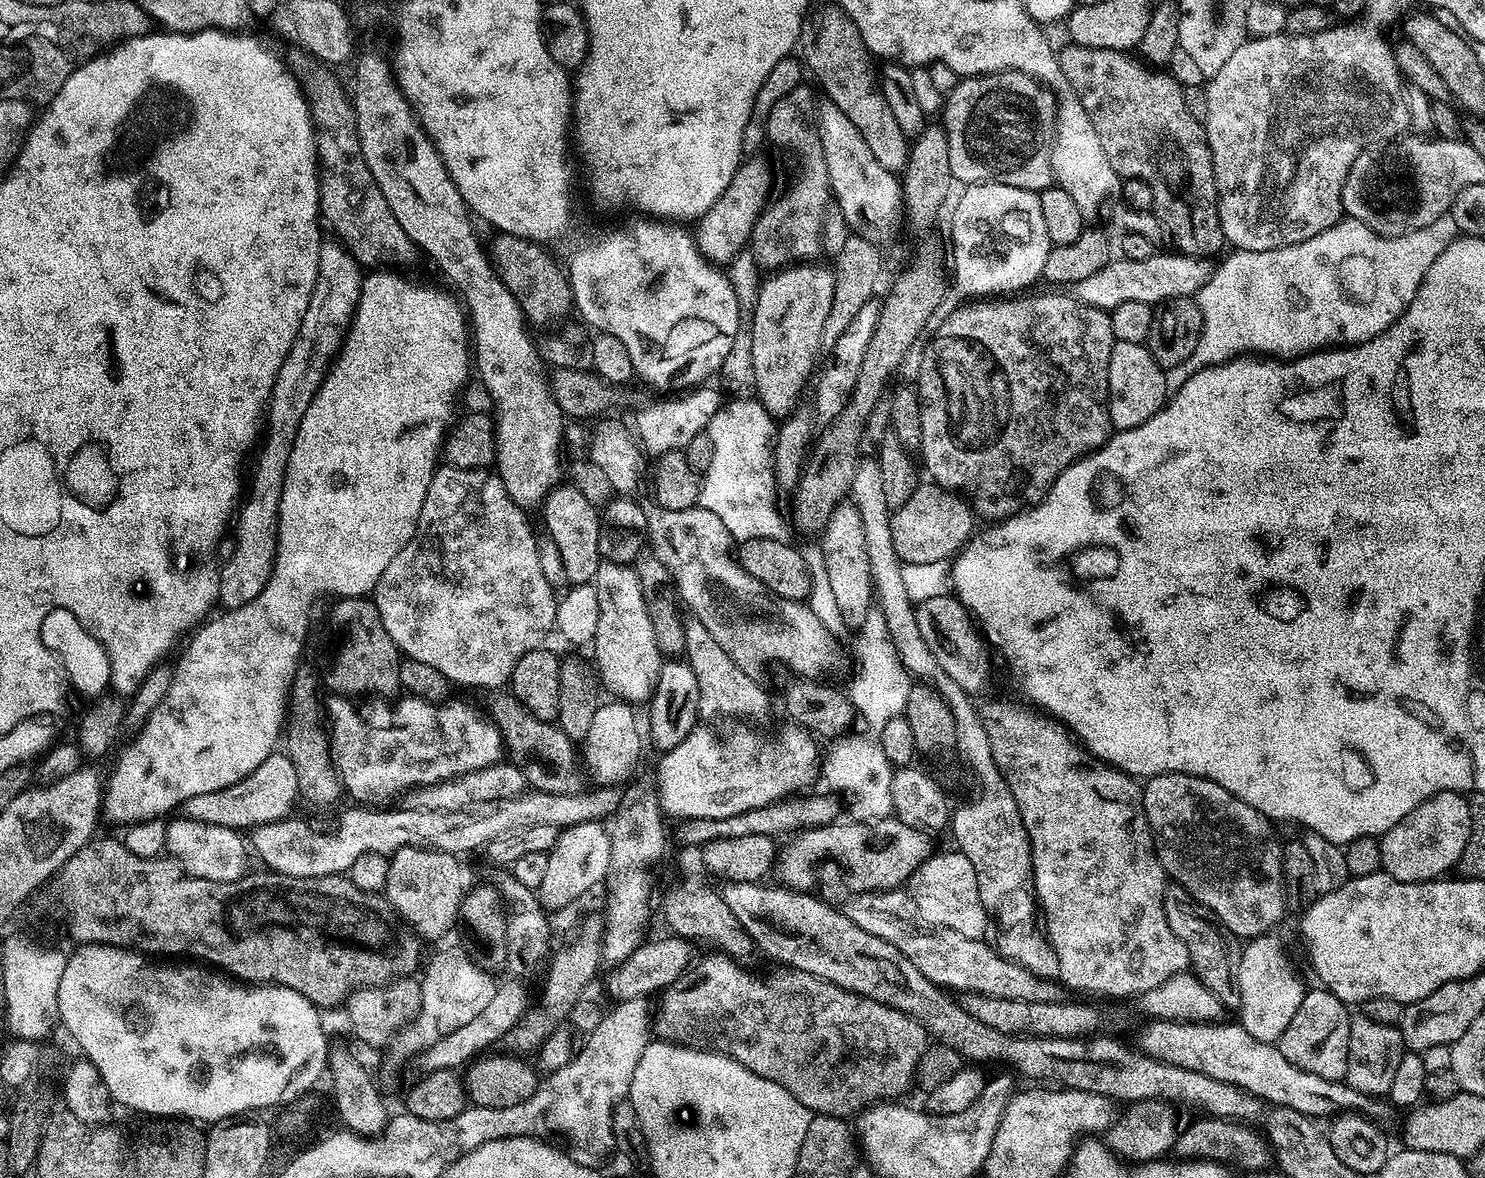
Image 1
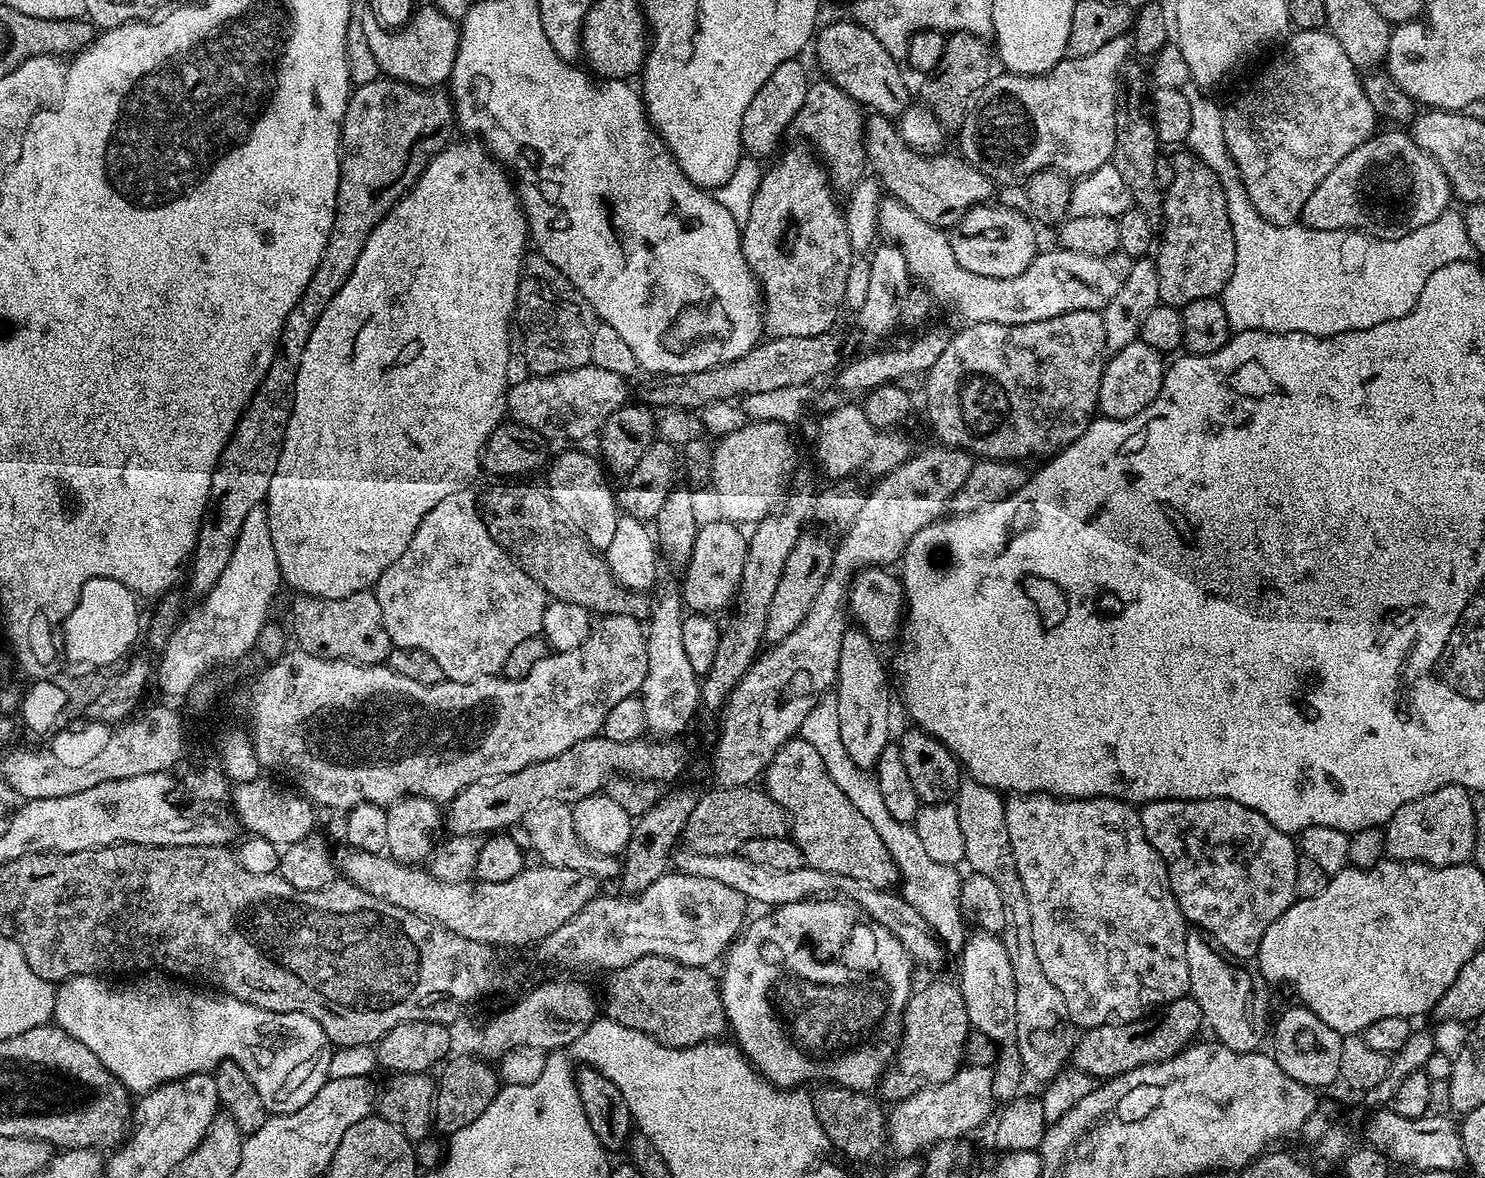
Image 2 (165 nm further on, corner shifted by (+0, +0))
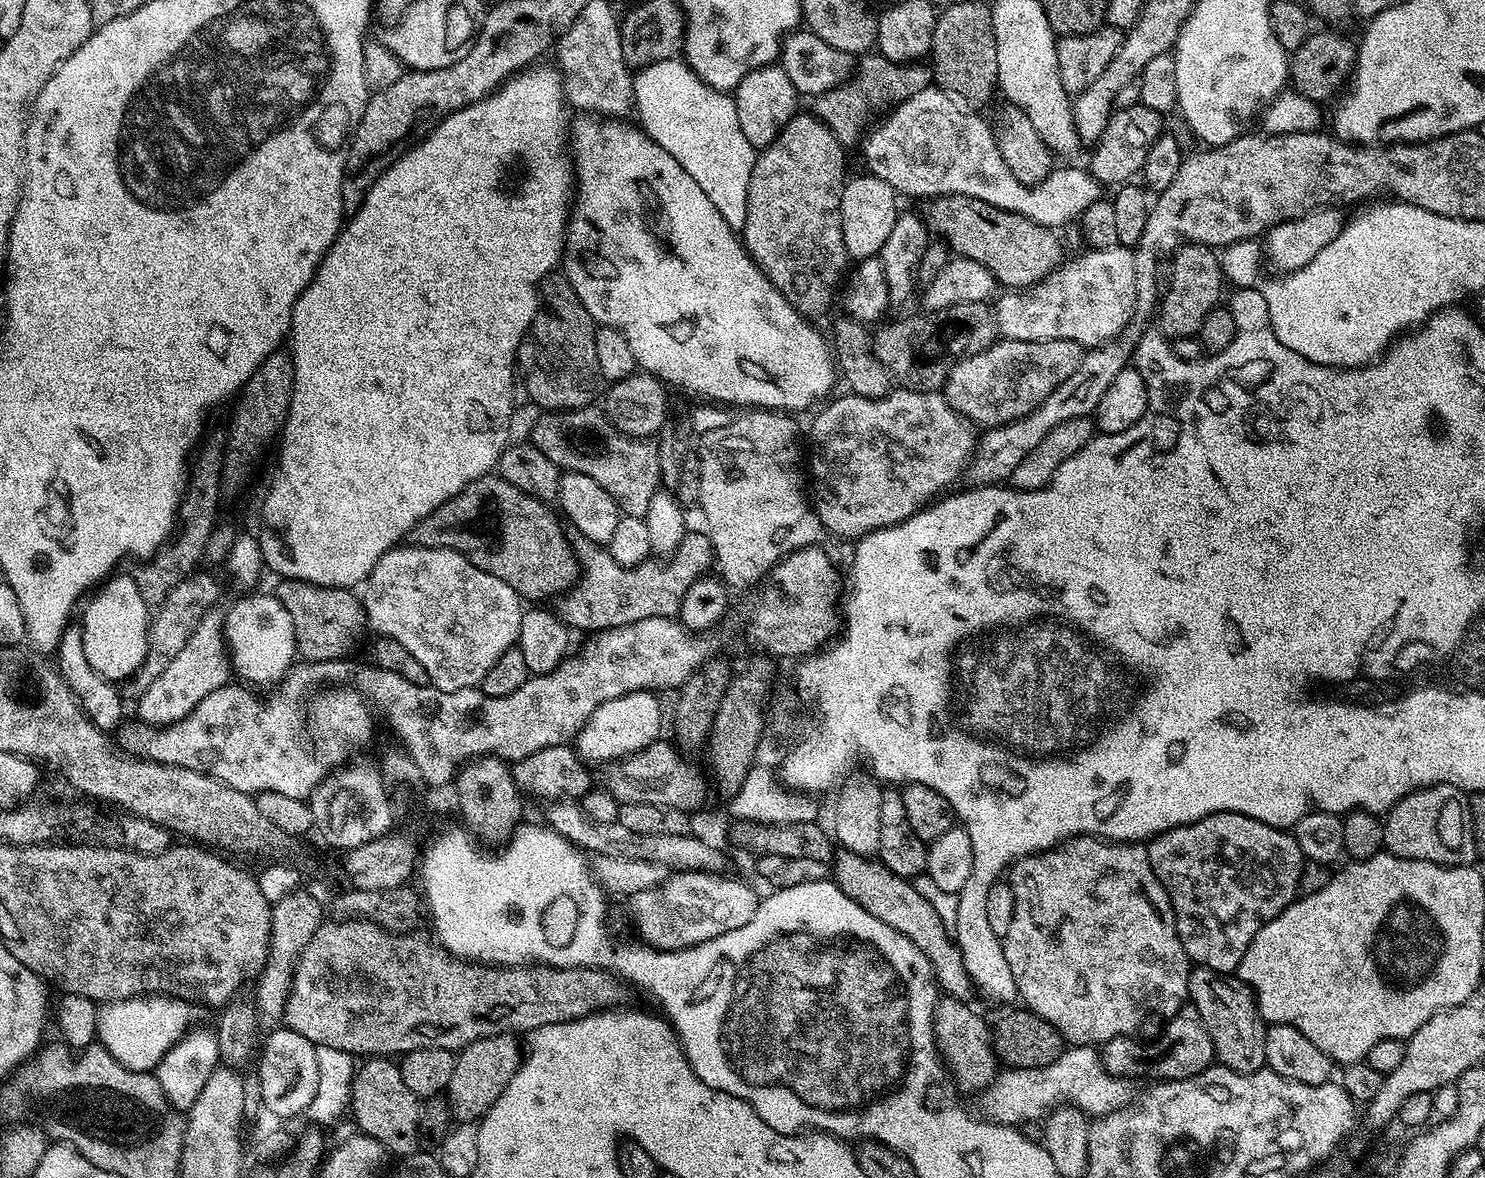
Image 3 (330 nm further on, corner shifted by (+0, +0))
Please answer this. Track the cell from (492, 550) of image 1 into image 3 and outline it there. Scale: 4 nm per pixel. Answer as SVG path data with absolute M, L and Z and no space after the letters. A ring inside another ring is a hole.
M404 547L389 548L386 554L382 554L382 558L378 558L374 570L363 585L362 603L364 613L368 615L368 628L371 631L376 631L376 634L380 636L394 638L394 642L402 642L402 646L406 646L406 650L410 650L410 654L414 654L414 658L418 658L418 662L422 662L422 667L426 670L431 687L443 692L457 692L463 688L477 687L483 680L486 670L490 670L490 666L494 666L494 662L498 662L498 658L502 658L502 654L506 654L506 650L510 650L519 641L520 623L525 613L525 609L520 608L522 597L510 586L506 586L506 582L502 582L502 578L494 578L494 574L486 574L486 570L478 570L478 566L469 562L461 552L455 552L449 548Z

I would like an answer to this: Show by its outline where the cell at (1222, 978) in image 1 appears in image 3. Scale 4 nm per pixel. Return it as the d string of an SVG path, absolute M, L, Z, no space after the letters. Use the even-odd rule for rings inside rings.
M1193 967L1188 973L1188 1000L1191 1007L1198 1010L1214 1042L1219 1063L1235 1072L1259 1072L1265 1067L1266 1021L1260 1016L1260 1007L1256 1004L1252 989L1243 980L1209 968Z

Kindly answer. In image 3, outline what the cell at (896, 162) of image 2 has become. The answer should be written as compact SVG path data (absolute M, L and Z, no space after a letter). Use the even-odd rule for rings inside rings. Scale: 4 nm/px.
M937 196L929 199L927 204L928 209L923 209L922 215L924 223L928 225L929 233L935 234L947 243L957 257L976 260L979 264L986 265L992 275L996 277L997 285L1003 286L1005 289L1030 288L1033 284L1040 283L1053 268L1061 263L1060 244L1056 241L1057 233L1030 218L995 208L969 196Z

